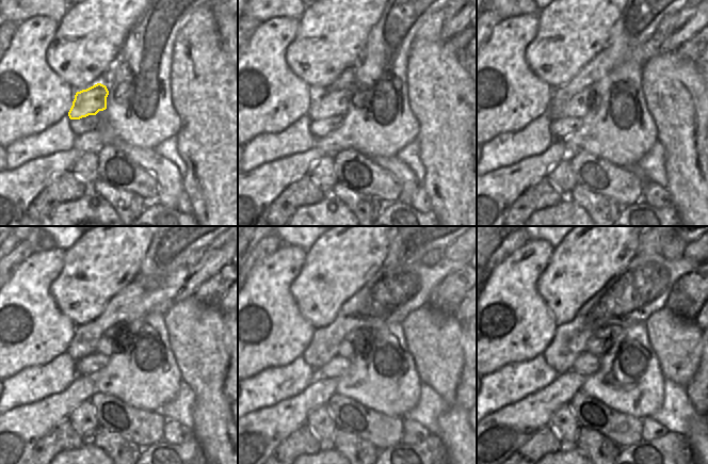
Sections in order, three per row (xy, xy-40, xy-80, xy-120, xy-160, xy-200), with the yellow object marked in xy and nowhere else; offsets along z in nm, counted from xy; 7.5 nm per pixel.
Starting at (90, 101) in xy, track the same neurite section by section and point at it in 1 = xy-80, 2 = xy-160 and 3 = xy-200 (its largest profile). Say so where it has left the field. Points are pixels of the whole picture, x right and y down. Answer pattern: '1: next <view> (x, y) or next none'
1: next xy-80 (578, 107)
2: next xy-160 (355, 341)
3: next xy-200 (602, 340)

